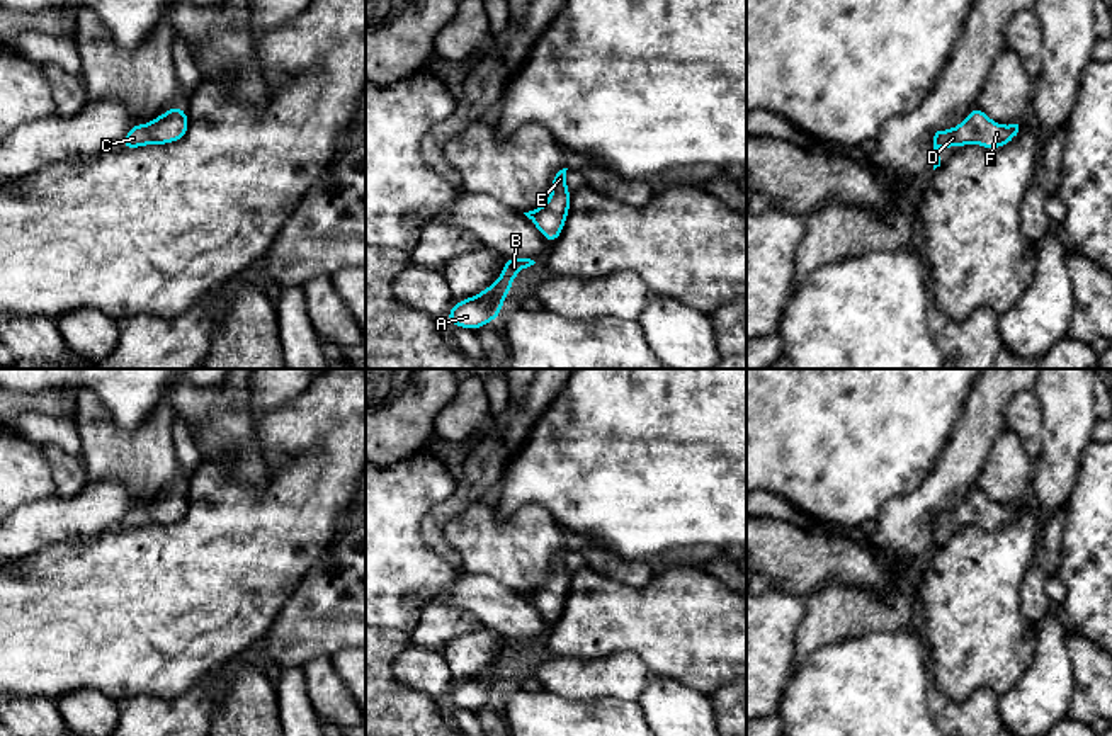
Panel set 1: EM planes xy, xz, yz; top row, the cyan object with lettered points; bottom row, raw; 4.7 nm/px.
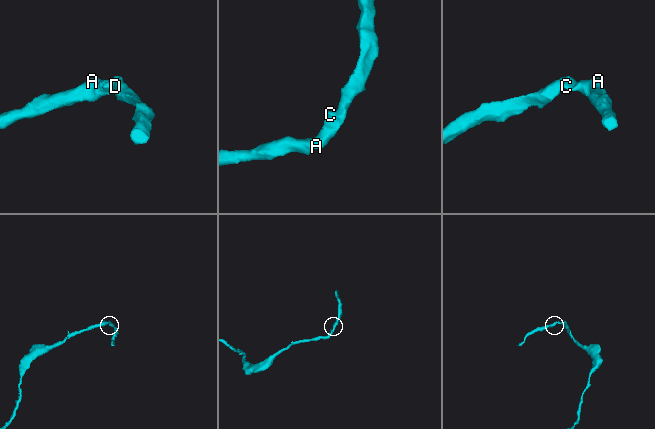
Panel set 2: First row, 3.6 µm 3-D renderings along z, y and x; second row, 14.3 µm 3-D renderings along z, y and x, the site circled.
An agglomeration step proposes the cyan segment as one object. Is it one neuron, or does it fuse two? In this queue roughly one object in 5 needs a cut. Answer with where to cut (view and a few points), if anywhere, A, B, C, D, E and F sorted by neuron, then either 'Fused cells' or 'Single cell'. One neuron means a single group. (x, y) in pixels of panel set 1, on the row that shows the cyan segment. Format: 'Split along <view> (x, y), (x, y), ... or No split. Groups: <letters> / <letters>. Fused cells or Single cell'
No split. Groups: A B C D E F. Single cell

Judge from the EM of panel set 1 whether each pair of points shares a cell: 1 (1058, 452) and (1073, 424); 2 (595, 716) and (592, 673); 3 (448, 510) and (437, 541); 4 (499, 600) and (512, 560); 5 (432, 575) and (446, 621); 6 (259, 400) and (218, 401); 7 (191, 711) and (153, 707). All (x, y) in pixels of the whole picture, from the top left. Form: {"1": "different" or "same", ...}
{"1": "same", "2": "different", "3": "same", "4": "different", "5": "different", "6": "different", "7": "same"}

